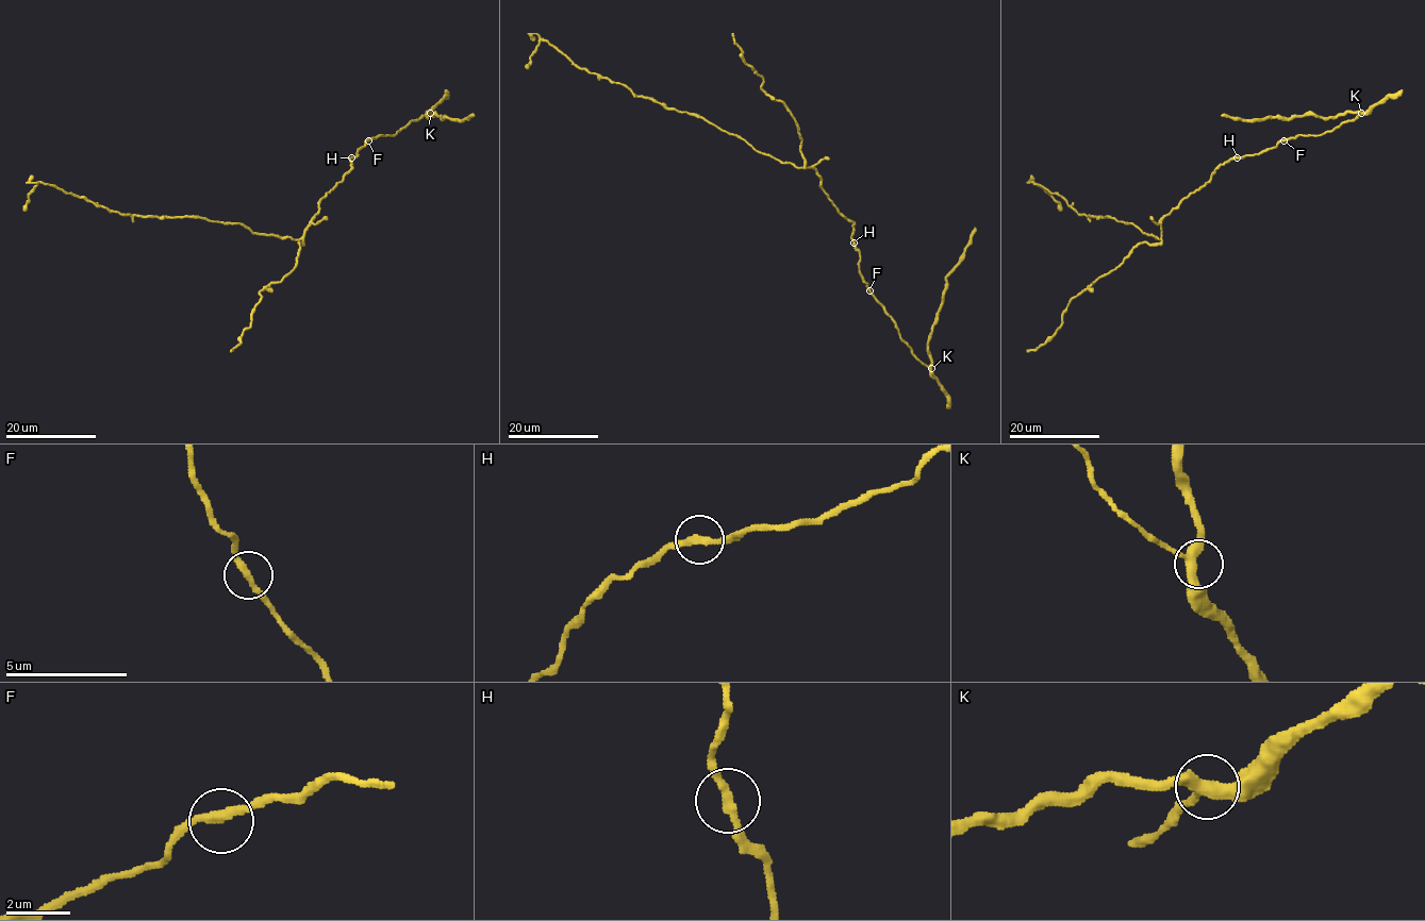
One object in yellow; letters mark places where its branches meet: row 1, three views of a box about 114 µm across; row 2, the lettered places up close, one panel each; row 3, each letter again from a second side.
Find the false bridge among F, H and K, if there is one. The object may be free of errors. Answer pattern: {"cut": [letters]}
{"cut": []}

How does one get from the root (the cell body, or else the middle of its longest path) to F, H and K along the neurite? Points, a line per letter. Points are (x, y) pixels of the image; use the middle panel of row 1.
F: (821, 185), (835, 208), (852, 222), (851, 239), (859, 254), (858, 268), (870, 290)
H: (821, 185), (835, 208), (852, 222), (854, 243)
K: (821, 185), (852, 222), (858, 268), (870, 292), (911, 352), (931, 368)

